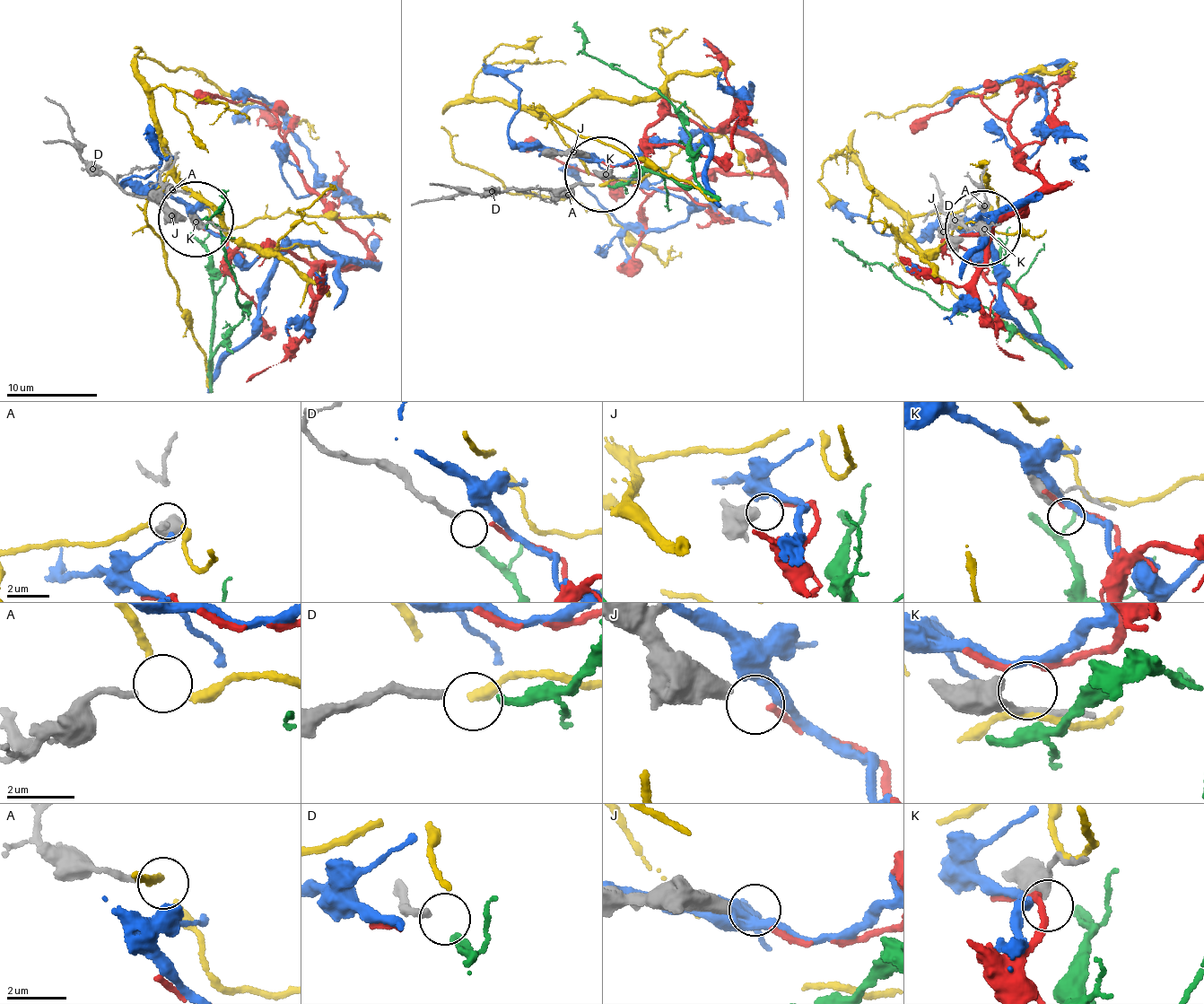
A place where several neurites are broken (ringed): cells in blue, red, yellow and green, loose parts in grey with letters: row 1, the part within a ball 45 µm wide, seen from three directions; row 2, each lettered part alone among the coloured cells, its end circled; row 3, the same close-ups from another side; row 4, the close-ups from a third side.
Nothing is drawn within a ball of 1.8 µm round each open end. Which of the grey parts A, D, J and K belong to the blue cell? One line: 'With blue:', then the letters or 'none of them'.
With blue: none of them

